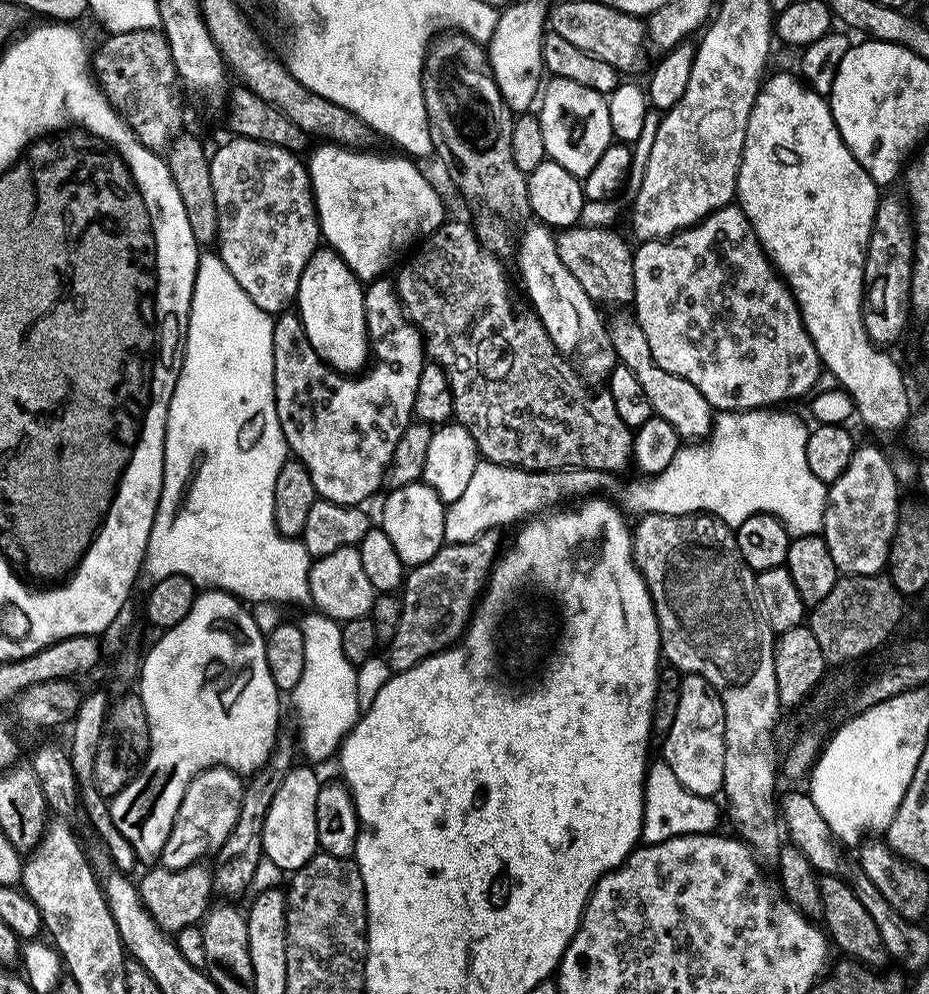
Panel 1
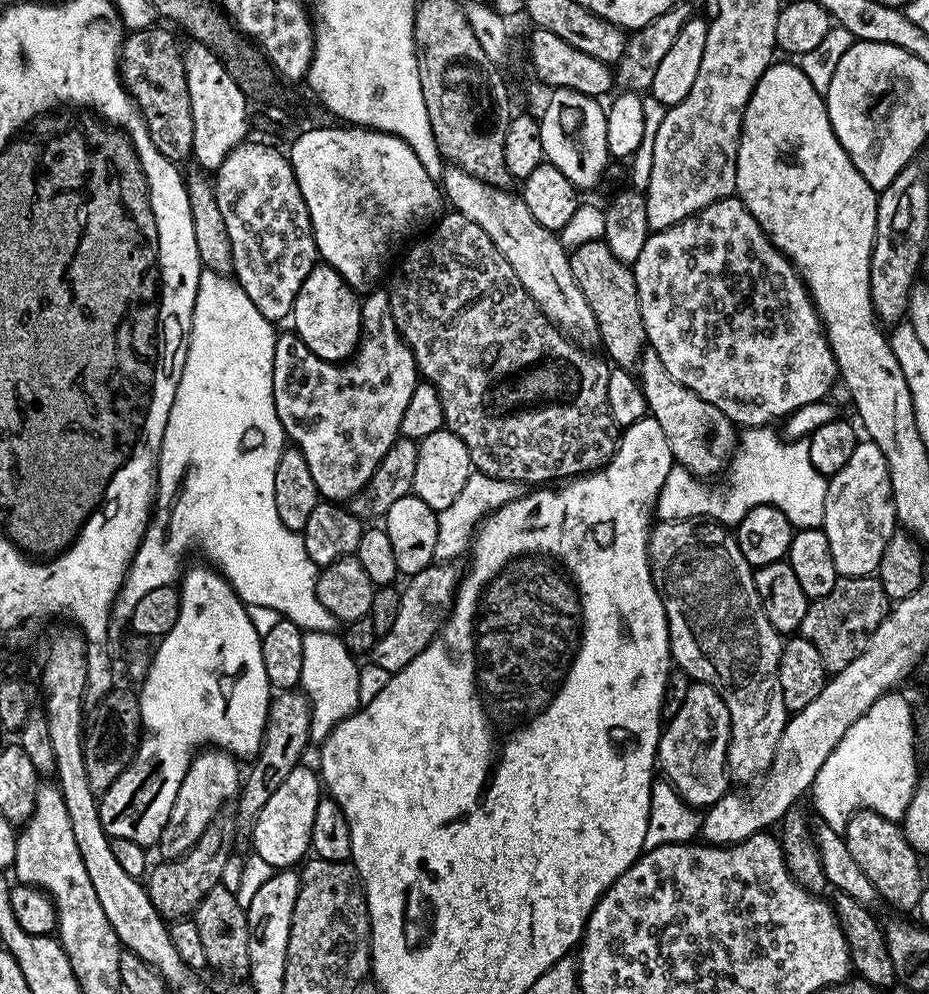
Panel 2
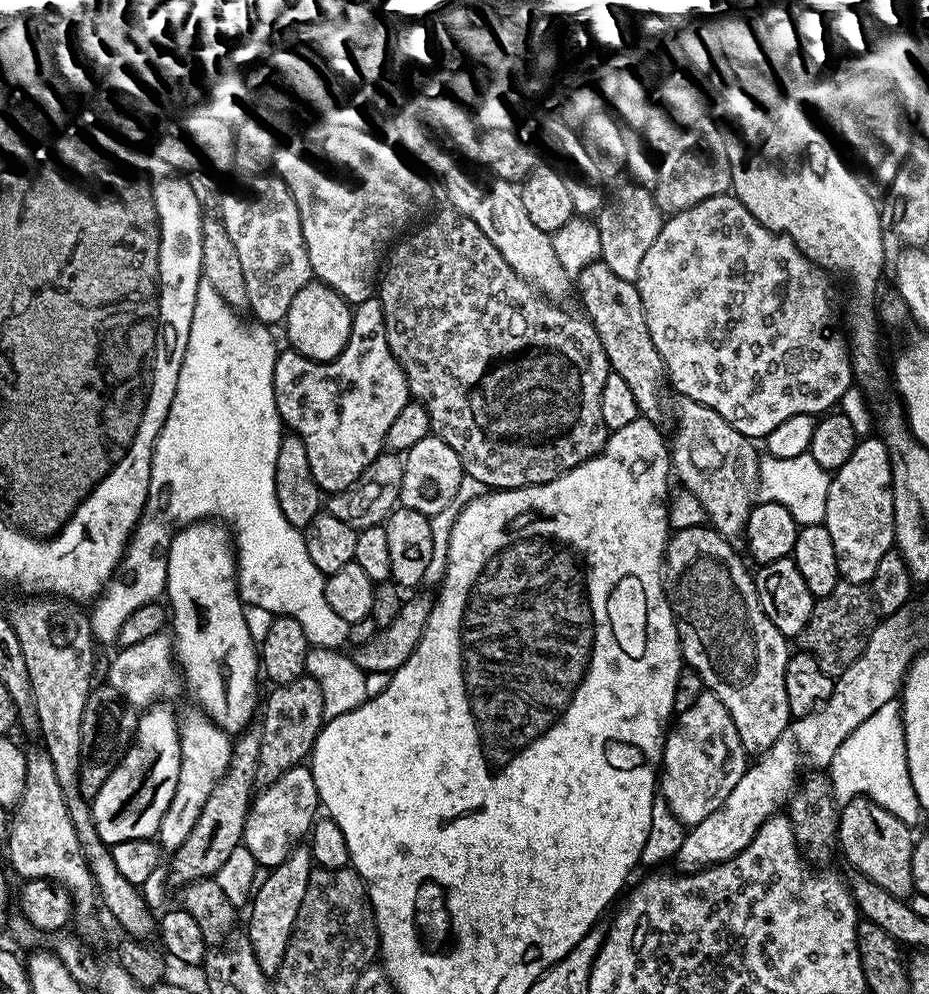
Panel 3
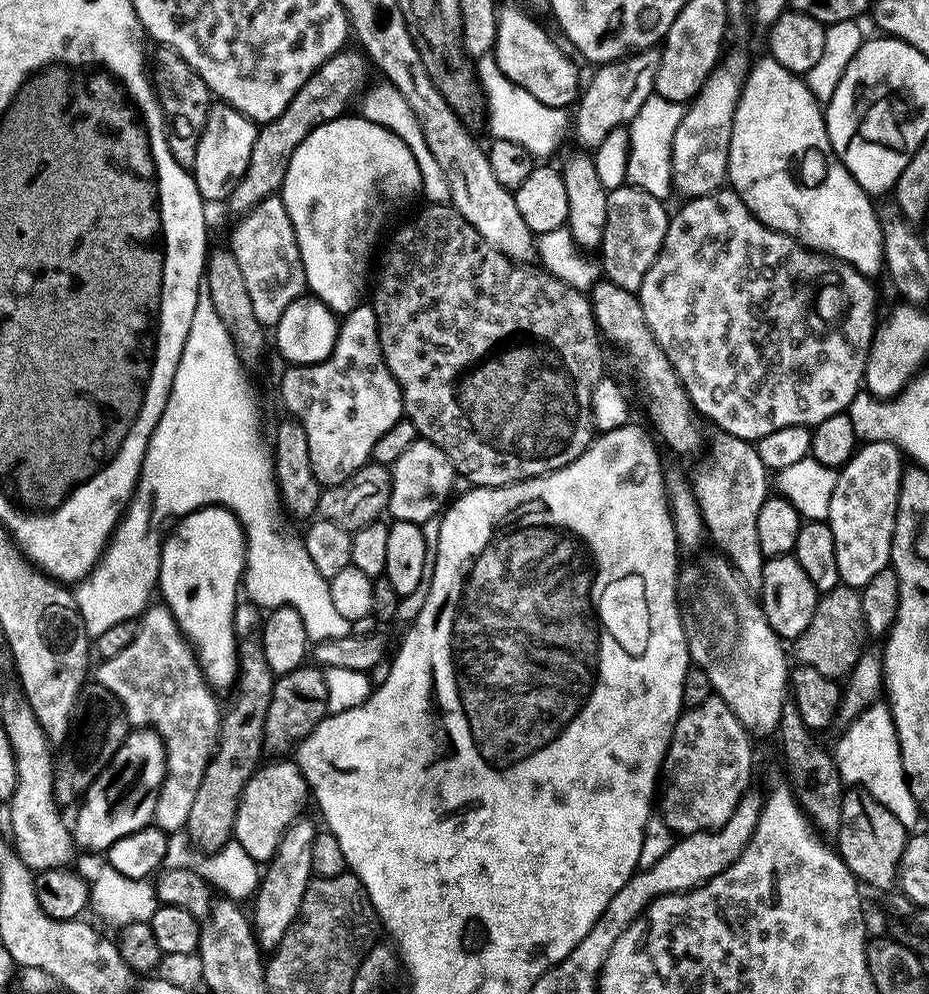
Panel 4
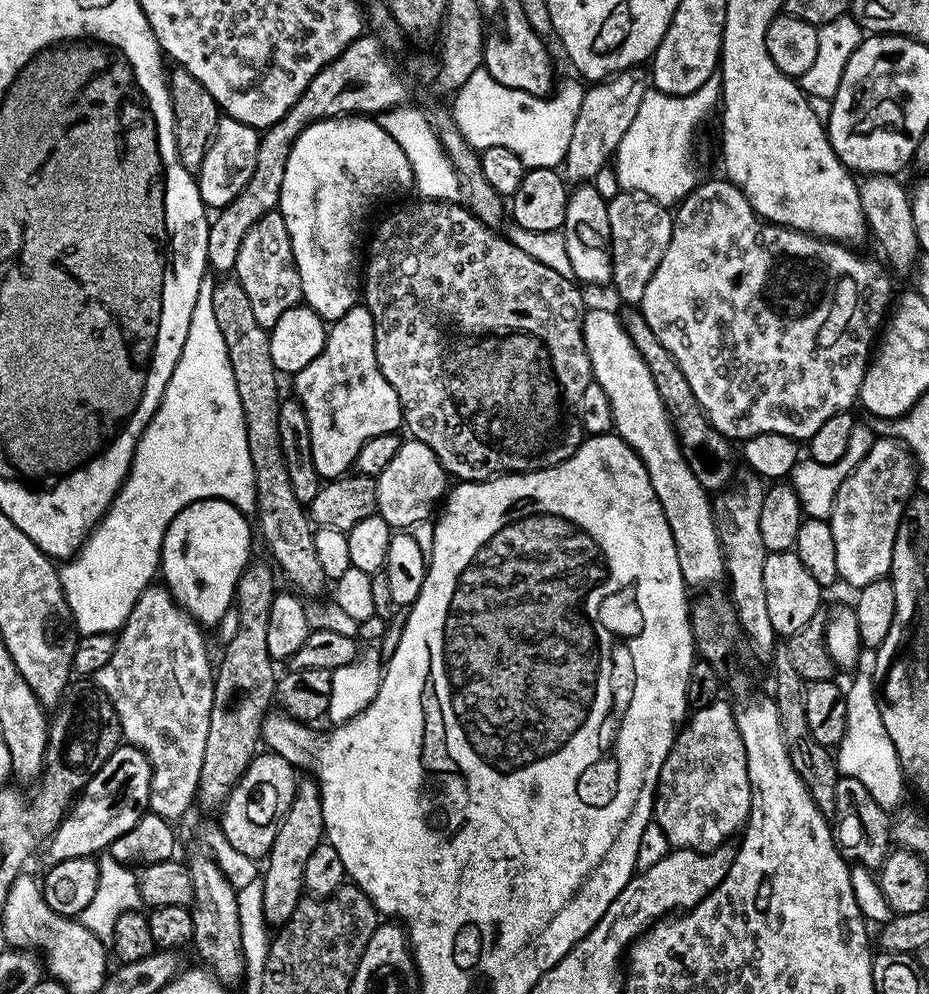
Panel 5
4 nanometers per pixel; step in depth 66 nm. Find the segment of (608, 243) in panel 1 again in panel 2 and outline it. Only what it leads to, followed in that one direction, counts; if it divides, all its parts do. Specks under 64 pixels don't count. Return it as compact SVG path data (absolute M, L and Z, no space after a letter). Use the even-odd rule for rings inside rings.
M603 239L588 241L571 249L570 259L574 282L578 282L578 290L582 290L586 302L590 302L590 310L594 310L594 322L600 331L600 344L605 348L607 359L615 367L635 369L644 353L646 337L638 286L631 267L616 258Z

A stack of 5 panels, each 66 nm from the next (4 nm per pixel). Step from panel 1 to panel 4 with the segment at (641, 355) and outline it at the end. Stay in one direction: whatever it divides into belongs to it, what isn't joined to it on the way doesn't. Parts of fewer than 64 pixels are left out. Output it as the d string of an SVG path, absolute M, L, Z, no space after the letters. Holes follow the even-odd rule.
M717 431L715 435L713 440L711 437L707 449L708 460L712 464L704 464L696 473L691 473L692 492L704 516L707 539L716 543L715 551L731 562L749 588L758 590L762 586L762 570L766 559L762 554L762 546L758 546L758 510L762 510L762 502L766 502L770 495L770 470L762 462L753 441L731 436L729 432Z

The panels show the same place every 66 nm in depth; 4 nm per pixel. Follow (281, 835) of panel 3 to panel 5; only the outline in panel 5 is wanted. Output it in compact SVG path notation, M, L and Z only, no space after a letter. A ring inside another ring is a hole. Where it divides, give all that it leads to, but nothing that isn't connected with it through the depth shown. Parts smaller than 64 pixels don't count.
M271 750L257 754L219 813L218 821L226 841L254 861L267 857L270 846L274 846L274 834L278 834L278 826L296 797L297 779L297 769L286 758Z

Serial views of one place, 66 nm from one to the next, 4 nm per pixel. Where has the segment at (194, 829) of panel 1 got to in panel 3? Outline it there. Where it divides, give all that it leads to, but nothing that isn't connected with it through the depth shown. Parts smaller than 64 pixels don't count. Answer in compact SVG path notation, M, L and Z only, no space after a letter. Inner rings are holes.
M192 706L188 716L181 715L178 720L180 730L180 769L178 770L178 786L174 790L174 798L170 798L170 806L166 806L166 814L162 814L158 844L165 853L171 854L179 850L182 842L194 830L194 822L198 822L198 814L206 804L210 790L226 774L232 757L233 741L229 733L224 732L203 715L199 707Z

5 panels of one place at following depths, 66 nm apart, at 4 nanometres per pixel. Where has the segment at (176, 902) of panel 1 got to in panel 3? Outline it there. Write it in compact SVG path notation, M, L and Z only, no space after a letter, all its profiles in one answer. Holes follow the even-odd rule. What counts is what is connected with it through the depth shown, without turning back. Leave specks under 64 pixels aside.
M245 730L235 737L226 774L214 786L214 790L210 790L206 804L198 814L198 822L194 822L194 830L190 830L186 842L182 842L179 850L171 853L172 873L168 876L170 883L183 886L195 880L215 877L234 848L242 844L250 801L256 788L259 749L259 731Z

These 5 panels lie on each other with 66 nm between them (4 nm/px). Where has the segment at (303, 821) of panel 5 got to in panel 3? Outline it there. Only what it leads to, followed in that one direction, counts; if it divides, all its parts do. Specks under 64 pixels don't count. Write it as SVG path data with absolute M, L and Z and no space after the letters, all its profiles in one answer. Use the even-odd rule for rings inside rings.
M297 846L281 864L269 871L266 882L251 895L250 907L246 912L246 935L254 950L254 958L258 958L258 966L262 966L269 978L275 977L278 966L282 966L282 957L286 954L286 946L294 930L294 918L298 918L298 906L302 906L313 867L311 847Z

